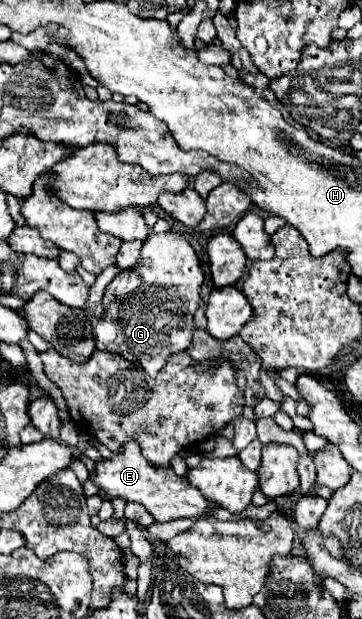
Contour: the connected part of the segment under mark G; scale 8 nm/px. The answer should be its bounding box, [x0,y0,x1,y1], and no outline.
[93,232,205,376]

